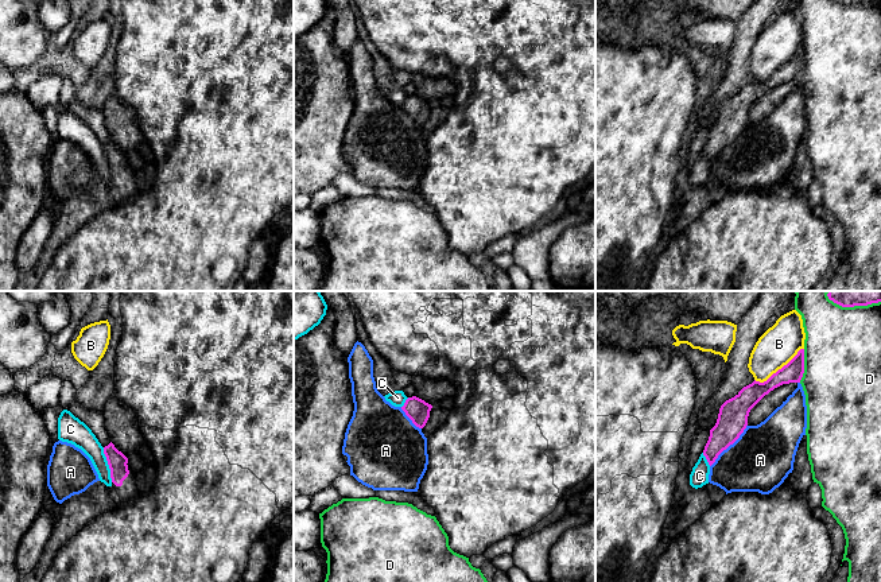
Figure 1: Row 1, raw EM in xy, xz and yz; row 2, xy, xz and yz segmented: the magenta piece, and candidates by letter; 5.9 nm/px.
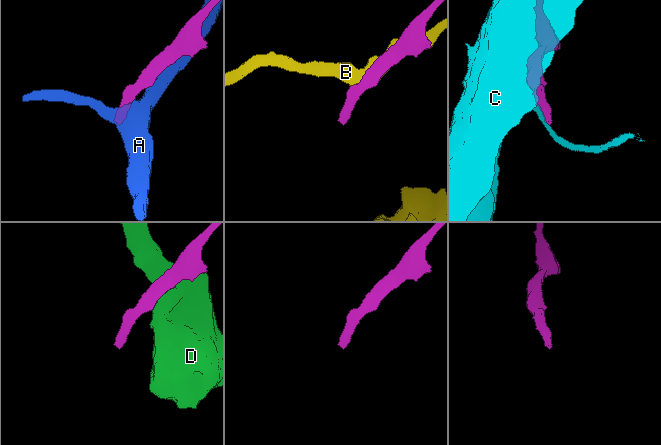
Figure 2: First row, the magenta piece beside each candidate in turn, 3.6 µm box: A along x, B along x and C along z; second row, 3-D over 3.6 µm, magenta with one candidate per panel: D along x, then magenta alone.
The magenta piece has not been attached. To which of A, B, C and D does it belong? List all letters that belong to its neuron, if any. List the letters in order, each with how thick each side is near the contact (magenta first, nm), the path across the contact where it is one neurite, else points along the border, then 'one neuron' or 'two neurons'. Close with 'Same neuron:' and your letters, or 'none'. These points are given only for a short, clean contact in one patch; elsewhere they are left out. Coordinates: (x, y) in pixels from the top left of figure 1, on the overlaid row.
A: 180/380 nm | two neurons
B: 120/220 nm | two neurons
C: 110/140 nm | along xy (103, 447), (112, 481) | two neurons
D: 120/460 nm | two neurons
Same neuron: none

